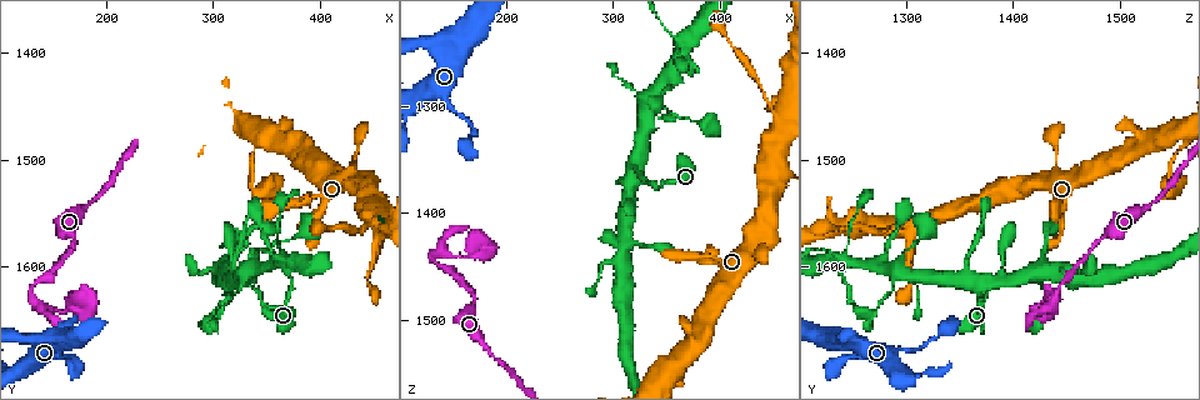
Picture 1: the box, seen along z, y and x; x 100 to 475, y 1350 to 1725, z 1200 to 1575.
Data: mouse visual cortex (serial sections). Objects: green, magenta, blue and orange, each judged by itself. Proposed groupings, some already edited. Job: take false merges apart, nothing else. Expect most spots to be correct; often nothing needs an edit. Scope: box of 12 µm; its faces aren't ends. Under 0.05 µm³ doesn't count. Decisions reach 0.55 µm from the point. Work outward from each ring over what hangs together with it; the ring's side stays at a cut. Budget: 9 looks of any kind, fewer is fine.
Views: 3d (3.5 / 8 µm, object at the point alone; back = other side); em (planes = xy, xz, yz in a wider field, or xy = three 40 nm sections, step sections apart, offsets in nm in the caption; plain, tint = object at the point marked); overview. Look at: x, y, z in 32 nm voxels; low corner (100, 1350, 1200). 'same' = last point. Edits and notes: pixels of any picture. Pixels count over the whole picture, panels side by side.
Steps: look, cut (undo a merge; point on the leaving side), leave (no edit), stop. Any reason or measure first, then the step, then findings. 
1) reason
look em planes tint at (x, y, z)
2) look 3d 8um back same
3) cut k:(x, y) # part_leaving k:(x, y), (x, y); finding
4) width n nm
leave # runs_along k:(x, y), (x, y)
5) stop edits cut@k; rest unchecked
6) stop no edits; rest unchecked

a narrow waist
look 3d 8um at (288, 1610, 1456)

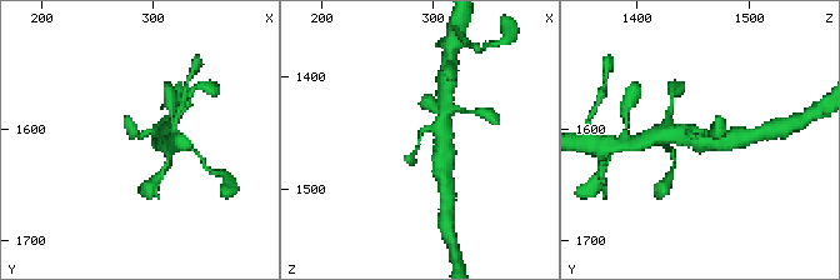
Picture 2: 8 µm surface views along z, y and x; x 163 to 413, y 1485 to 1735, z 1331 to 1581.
now the EM
look em xy step 3 tint at (290, 1608, 1454)

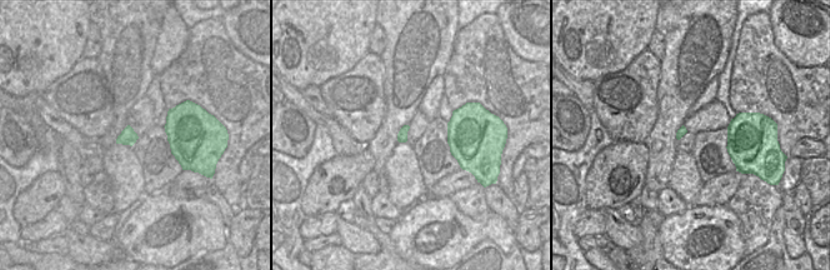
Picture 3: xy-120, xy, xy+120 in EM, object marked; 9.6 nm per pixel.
leave # runs_along 2:(444, 124), (423, 130), (406, 160); all the same cell

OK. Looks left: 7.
sudden change in width
look 3d 3.5um at (340, 1528, 1544)

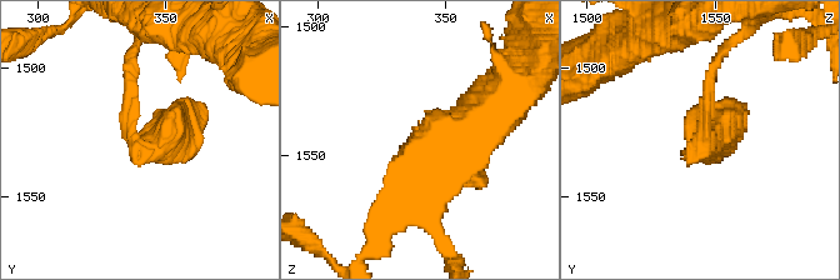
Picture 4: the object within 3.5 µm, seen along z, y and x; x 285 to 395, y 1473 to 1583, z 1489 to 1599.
look em xy step 5 tint at (341, 1531, 1546)

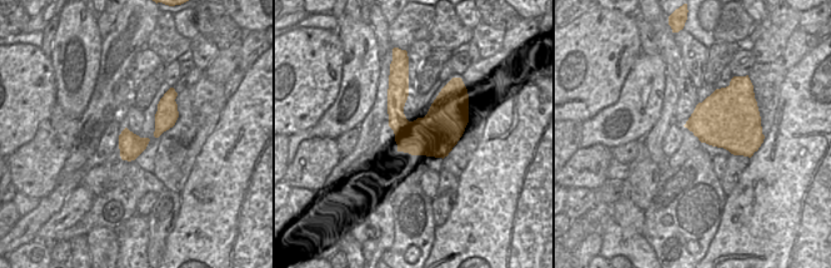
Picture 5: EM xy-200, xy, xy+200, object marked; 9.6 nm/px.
cut it another way
look em xy step 1 tint same

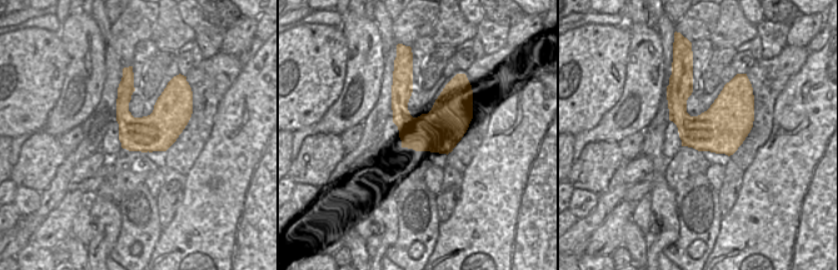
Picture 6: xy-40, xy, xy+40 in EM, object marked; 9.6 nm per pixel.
leave # runs_along 4:(130, 66), (141, 146), (203, 108); continuous, no second cell

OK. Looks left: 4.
sudden change in width
look 3d 3.5um at (432, 1566, 1270)

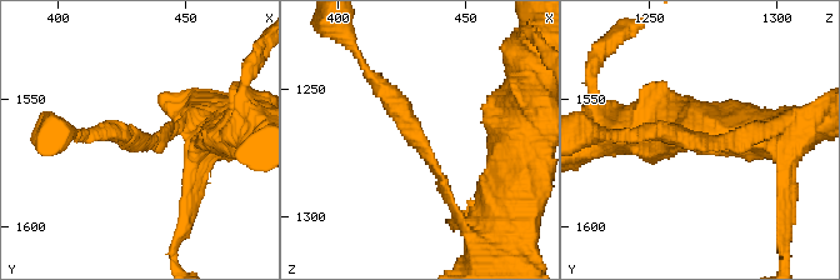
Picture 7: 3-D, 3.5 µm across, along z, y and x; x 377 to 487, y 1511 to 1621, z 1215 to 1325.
look em planes tint at (432, 1564, 1271)

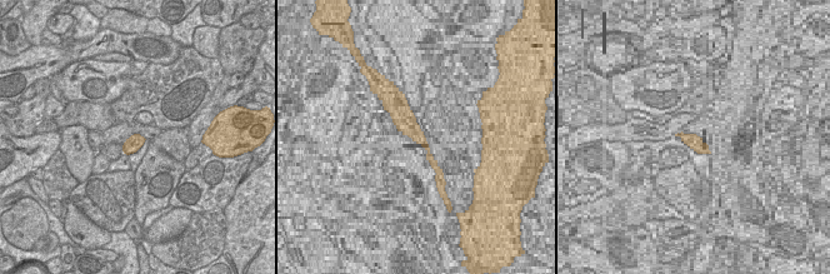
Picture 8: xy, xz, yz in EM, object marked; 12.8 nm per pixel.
look em xy step 5 tint same

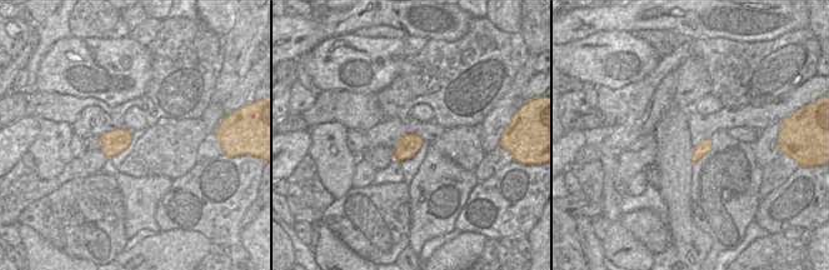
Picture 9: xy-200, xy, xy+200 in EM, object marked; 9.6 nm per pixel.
arm_widths 150, 250 nm
leave # runs_along 7:(455, 211), (428, 148), (374, 78); one cell here

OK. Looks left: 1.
stop no edits; rest unchecked

